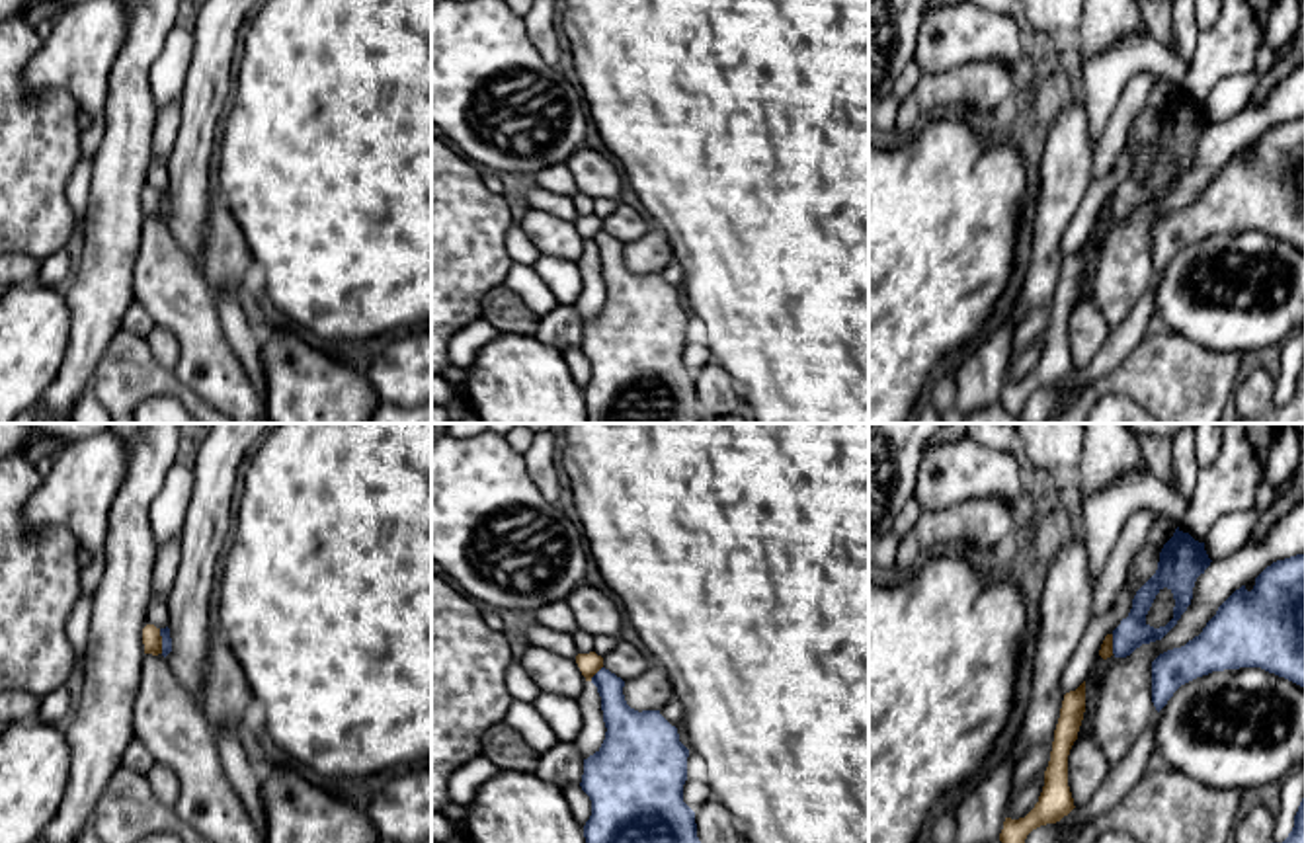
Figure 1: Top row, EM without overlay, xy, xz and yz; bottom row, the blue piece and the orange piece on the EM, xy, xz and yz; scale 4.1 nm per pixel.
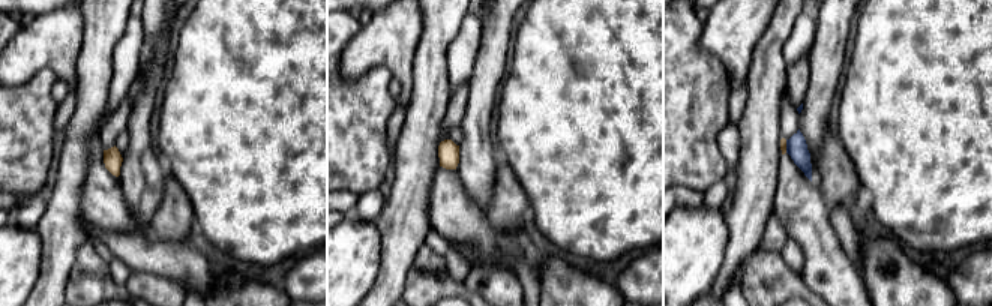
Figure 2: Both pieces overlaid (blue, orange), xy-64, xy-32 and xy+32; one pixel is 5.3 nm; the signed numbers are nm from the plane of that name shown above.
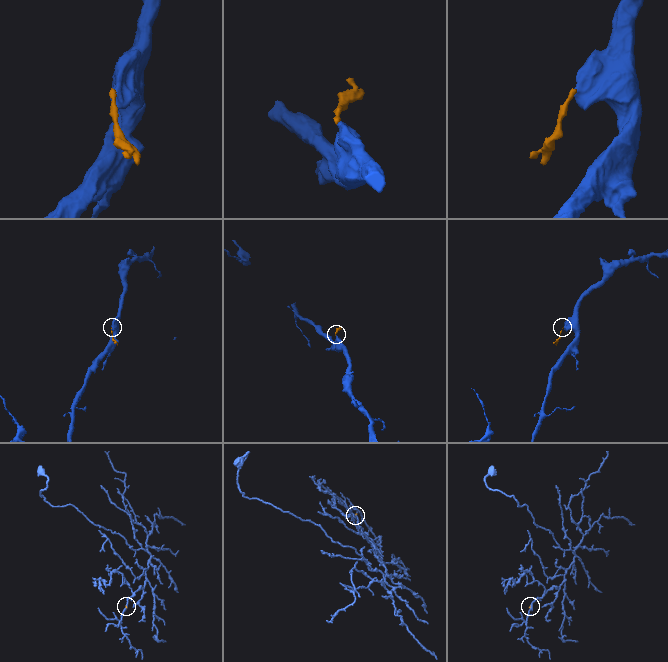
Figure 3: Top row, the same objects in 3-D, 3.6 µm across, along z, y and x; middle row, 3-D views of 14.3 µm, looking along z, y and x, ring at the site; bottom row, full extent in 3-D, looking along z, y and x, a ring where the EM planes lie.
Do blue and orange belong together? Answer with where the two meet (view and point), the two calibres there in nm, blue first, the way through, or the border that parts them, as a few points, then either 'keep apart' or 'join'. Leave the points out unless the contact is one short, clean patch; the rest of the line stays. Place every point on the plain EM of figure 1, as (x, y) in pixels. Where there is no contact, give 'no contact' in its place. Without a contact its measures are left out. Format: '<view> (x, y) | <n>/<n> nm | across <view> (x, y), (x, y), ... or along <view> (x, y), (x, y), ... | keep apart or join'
xy (162, 203) | 50/80 nm | along xy (159, 192), (162, 215) | keep apart

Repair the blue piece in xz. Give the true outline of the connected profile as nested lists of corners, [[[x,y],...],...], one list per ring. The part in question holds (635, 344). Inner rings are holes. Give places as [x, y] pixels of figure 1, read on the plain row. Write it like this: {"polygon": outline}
{"polygon": [[[601,230],[591,246],[601,260],[605,302],[601,310],[584,322],[582,353],[591,363],[591,379],[584,388],[588,423],[701,423],[695,375],[683,365],[689,312],[679,304],[677,291],[660,273],[634,273],[627,267],[625,244]]]}

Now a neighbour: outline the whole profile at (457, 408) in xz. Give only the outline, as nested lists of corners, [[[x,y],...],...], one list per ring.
[[[459,388],[457,398],[445,404],[443,408],[447,412],[447,423],[457,423],[461,418],[474,412],[463,388]]]

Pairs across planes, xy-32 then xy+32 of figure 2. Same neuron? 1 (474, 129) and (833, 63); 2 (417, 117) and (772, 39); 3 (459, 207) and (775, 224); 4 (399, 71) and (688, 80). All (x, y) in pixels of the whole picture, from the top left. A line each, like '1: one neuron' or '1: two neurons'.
1: one neuron
2: one neuron
3: two neurons
4: two neurons

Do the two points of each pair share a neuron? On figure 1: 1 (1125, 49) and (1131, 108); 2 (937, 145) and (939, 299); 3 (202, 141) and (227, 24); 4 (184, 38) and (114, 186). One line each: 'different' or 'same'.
1: different
2: same
3: same
4: different

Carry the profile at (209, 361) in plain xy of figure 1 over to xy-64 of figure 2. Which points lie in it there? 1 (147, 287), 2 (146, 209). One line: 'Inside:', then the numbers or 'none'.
Inside: 1

